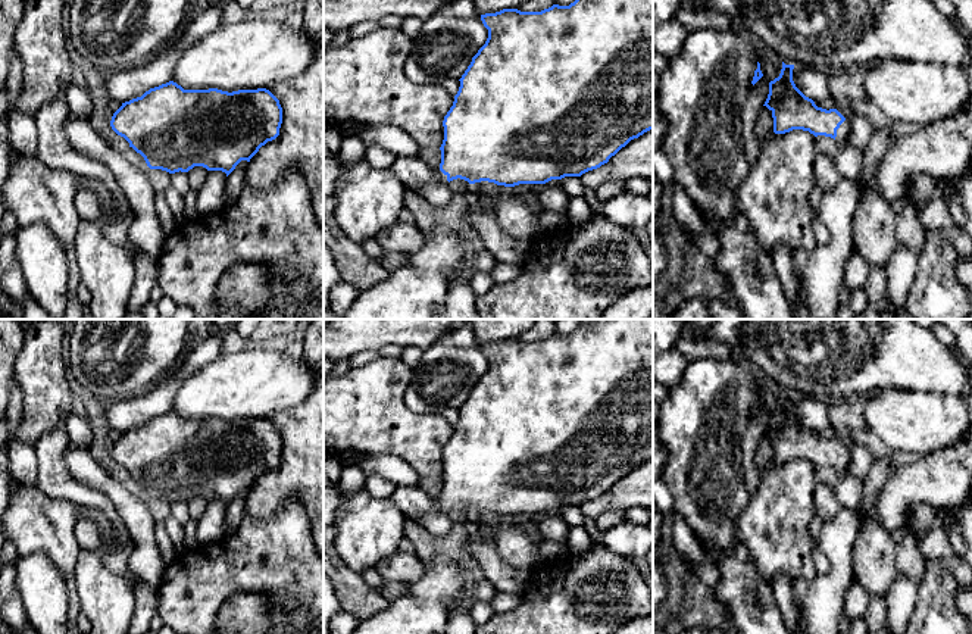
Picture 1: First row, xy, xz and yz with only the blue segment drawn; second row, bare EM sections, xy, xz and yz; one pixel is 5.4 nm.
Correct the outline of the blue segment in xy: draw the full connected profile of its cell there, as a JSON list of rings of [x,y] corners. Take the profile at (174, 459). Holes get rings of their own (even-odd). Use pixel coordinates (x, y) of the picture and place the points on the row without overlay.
[[[174,410],[122,432],[110,450],[112,459],[144,487],[150,499],[175,503],[203,496],[222,500],[226,506],[241,490],[250,491],[262,475],[275,469],[281,453],[279,430],[266,418],[232,422],[218,418],[184,419]]]

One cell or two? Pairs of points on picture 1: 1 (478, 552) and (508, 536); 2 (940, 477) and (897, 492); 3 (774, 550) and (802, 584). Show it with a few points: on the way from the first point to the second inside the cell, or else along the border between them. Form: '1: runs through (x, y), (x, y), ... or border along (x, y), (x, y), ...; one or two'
1: border along (490, 525), (490, 542), (497, 555), (516, 568); two
2: runs through (930, 481), (919, 481), (908, 487); one
3: border along (809, 580), (797, 578), (791, 584); two

